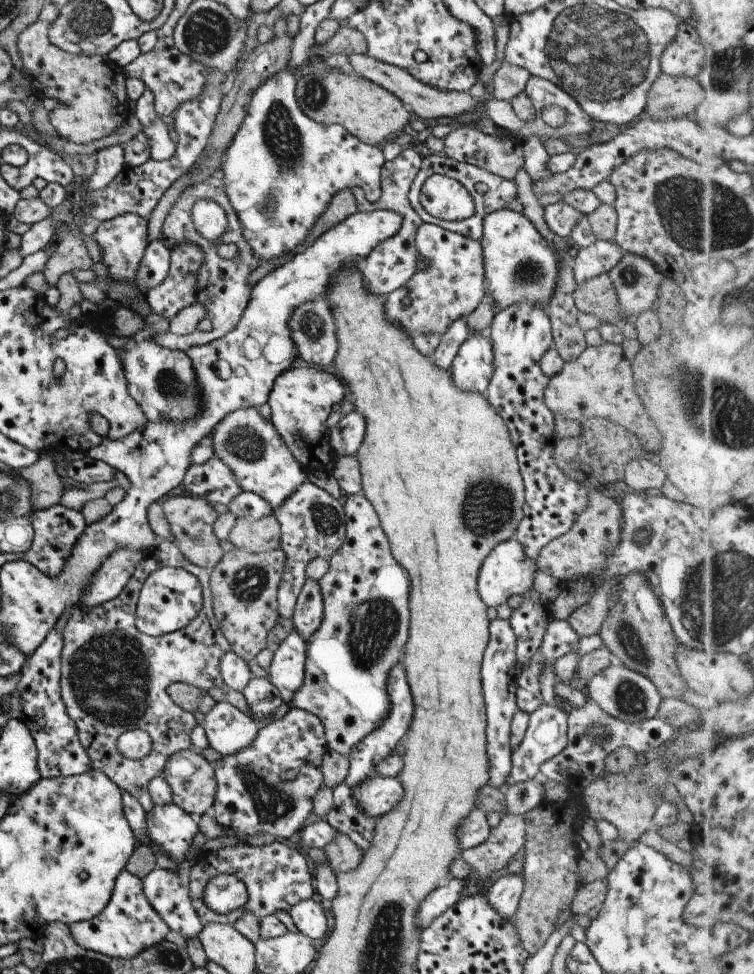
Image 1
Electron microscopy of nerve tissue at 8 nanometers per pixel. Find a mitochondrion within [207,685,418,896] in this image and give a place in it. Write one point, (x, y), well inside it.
(271, 801)

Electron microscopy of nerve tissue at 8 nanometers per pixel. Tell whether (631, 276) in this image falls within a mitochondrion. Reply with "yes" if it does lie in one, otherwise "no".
yes

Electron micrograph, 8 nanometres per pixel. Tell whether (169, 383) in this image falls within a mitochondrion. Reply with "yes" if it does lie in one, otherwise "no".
yes

